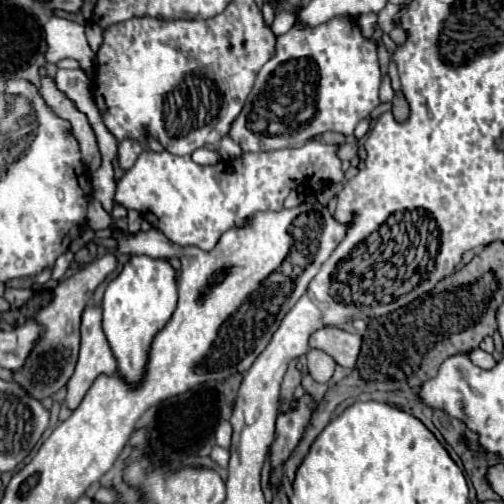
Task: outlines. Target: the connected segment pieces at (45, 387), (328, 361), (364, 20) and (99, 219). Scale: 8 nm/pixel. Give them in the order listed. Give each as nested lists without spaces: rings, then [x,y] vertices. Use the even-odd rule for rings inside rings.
[[[106,254],[100,260],[90,262],[88,266],[80,268],[76,274],[68,276],[66,280],[60,280],[54,288],[54,298],[48,306],[40,308],[34,316],[34,322],[42,326],[42,334],[36,340],[32,352],[28,354],[24,366],[20,370],[14,370],[14,382],[22,386],[22,390],[32,396],[34,400],[46,400],[54,396],[60,388],[68,384],[68,380],[74,374],[76,362],[78,362],[78,346],[80,346],[80,314],[84,306],[90,302],[94,288],[116,268],[116,258],[112,254]]]
[[[310,350],[306,354],[306,360],[308,360],[308,372],[310,376],[316,380],[316,382],[328,382],[332,378],[332,372],[334,372],[334,360],[320,352],[320,350]]]
[[[362,14],[362,16],[358,18],[358,26],[360,26],[360,32],[362,32],[364,38],[372,38],[376,20],[378,20],[376,14]]]
[[[92,200],[88,206],[88,226],[92,230],[104,230],[112,224],[112,216],[100,206],[98,200]]]

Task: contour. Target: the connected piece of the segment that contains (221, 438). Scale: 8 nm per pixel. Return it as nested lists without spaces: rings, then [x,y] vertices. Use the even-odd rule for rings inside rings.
[[[222,420],[218,424],[218,430],[216,430],[216,444],[222,446],[222,448],[228,448],[230,446],[230,436],[232,436],[232,426],[230,426],[230,422]]]

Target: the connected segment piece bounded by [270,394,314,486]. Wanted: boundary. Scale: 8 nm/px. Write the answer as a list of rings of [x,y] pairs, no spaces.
[[[308,394],[302,396],[302,400],[298,402],[296,410],[288,410],[286,414],[280,414],[276,420],[276,438],[274,444],[270,448],[270,458],[272,458],[272,484],[278,486],[282,482],[282,474],[280,474],[280,466],[282,462],[292,454],[292,450],[298,446],[302,434],[304,434],[304,426],[308,424],[308,418],[312,414],[312,400]]]

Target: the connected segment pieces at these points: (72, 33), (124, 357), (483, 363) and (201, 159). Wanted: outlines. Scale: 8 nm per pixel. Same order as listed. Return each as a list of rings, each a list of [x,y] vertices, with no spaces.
[[[53,16],[44,24],[44,35],[48,42],[48,62],[56,64],[62,58],[74,58],[82,64],[82,70],[94,64],[94,52],[88,48],[83,25]]]
[[[132,256],[124,264],[122,272],[114,280],[110,280],[102,300],[104,310],[102,328],[118,360],[120,376],[124,376],[128,382],[138,382],[142,378],[144,362],[148,358],[148,346],[156,332],[160,332],[166,326],[168,318],[176,310],[176,298],[178,298],[176,270],[168,260]]]
[[[480,348],[472,350],[472,352],[468,354],[468,358],[470,358],[470,360],[472,360],[476,366],[486,368],[486,370],[490,370],[490,368],[496,364],[494,356],[492,356],[492,354],[488,354],[488,352],[484,352],[484,350],[480,350]]]
[[[198,148],[192,154],[192,160],[198,164],[216,164],[220,160],[220,154],[216,150],[208,150],[208,148]]]

